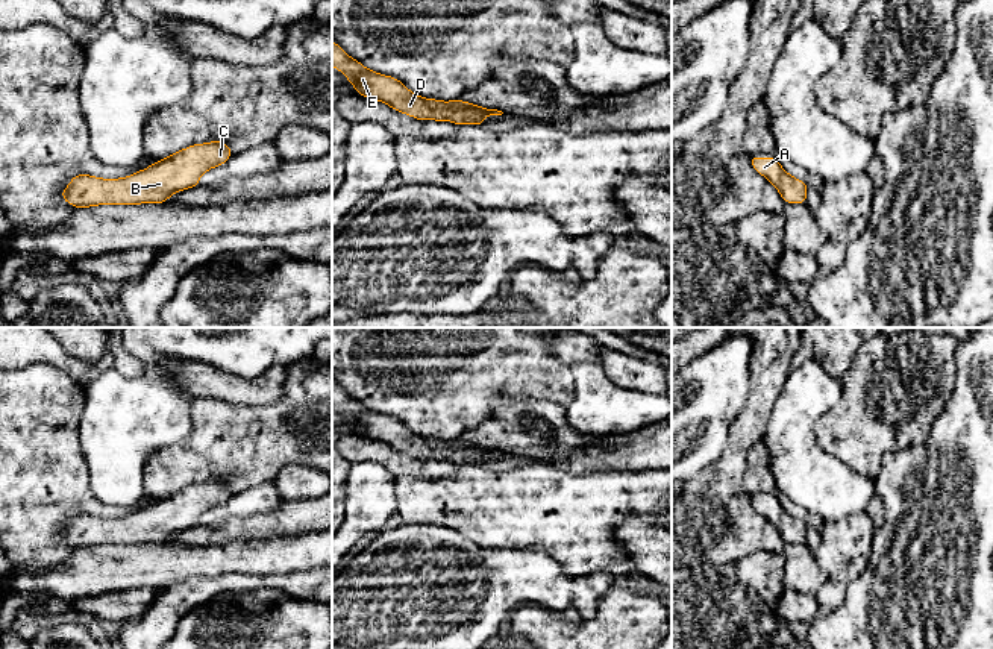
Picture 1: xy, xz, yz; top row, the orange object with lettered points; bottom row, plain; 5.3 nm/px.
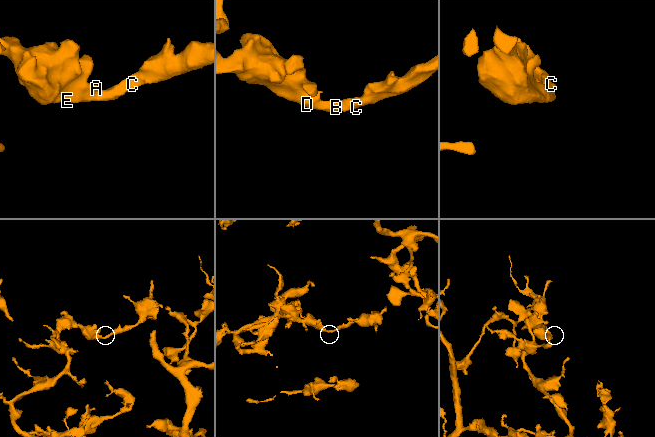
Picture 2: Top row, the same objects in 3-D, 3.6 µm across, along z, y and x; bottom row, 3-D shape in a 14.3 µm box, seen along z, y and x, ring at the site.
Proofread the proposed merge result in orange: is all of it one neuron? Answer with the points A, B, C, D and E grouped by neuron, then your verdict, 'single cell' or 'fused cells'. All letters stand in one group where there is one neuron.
groups A B C D E; single cell

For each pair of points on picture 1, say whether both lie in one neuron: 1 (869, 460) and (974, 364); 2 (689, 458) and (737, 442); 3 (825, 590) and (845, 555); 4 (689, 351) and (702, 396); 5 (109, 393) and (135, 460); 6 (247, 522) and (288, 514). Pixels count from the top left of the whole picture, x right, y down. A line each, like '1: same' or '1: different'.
1: different
2: different
3: same
4: different
5: same
6: same

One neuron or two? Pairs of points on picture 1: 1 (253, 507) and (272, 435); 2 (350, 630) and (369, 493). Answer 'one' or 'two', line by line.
1: two
2: one

